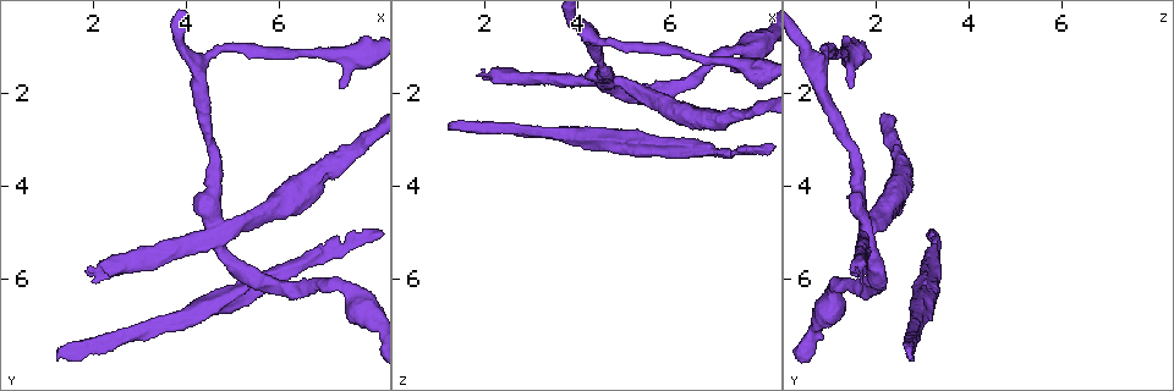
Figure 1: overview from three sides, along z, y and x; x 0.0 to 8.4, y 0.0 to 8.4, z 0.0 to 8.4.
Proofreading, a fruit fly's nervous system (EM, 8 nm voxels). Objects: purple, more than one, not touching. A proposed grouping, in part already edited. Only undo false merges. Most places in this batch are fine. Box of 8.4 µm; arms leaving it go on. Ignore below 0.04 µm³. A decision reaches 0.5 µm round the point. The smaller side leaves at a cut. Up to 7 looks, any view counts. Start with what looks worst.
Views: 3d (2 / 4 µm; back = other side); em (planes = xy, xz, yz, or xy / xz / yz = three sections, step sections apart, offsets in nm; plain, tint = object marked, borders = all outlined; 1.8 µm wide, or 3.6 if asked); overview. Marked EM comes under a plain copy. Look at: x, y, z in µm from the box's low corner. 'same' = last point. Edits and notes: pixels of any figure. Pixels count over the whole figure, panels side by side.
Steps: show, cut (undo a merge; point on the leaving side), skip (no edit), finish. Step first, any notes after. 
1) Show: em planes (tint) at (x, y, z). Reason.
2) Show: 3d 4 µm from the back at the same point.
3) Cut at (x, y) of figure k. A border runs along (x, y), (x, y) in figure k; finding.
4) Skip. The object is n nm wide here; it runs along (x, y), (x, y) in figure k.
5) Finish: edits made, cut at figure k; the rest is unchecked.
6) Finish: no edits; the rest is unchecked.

Show: em planes (tint) at (4.65, 5.05, 1.85). Looks like a crossing.

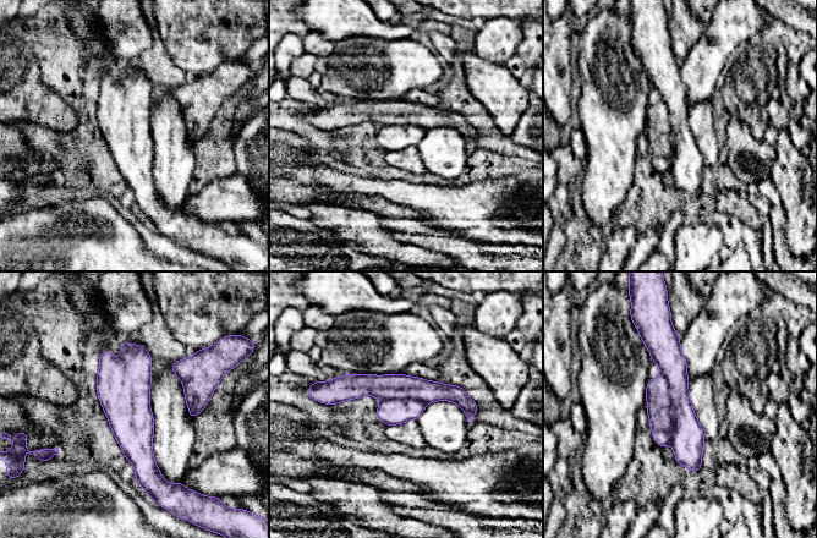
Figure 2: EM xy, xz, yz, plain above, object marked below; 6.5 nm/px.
Cut at (658, 406) of figure 2. The object is 300 nm wide here; a border runs along (661, 372), (670, 401), (670, 443) in figure 2; a second neuron is stuck on.

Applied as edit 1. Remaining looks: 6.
Show: overview.

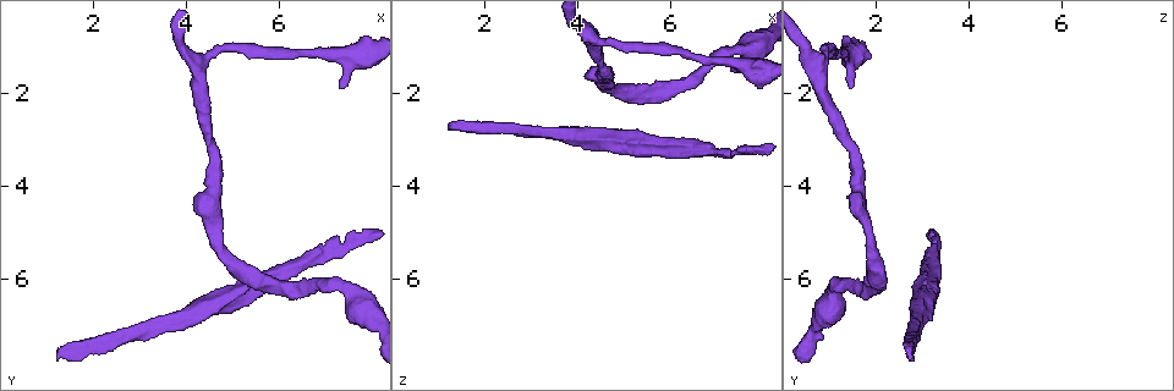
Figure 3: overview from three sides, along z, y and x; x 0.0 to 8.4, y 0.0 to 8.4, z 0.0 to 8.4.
Show: em 3.6 µm planes (tint) at (7.60, 6.35, 1.10). Sudden change in width.

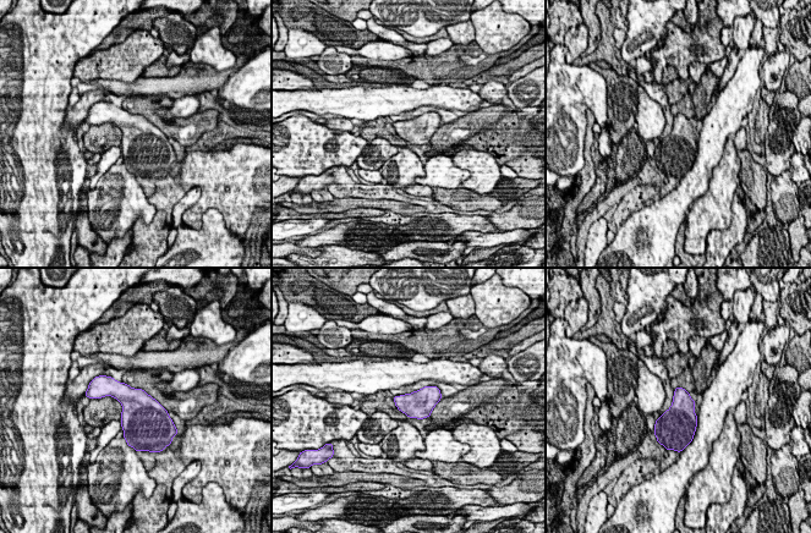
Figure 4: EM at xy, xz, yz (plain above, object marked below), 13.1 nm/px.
Skip. Continuous, no second neuron.

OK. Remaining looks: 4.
Finish: edits made, cut at figure 2; the rest is unchecked.

